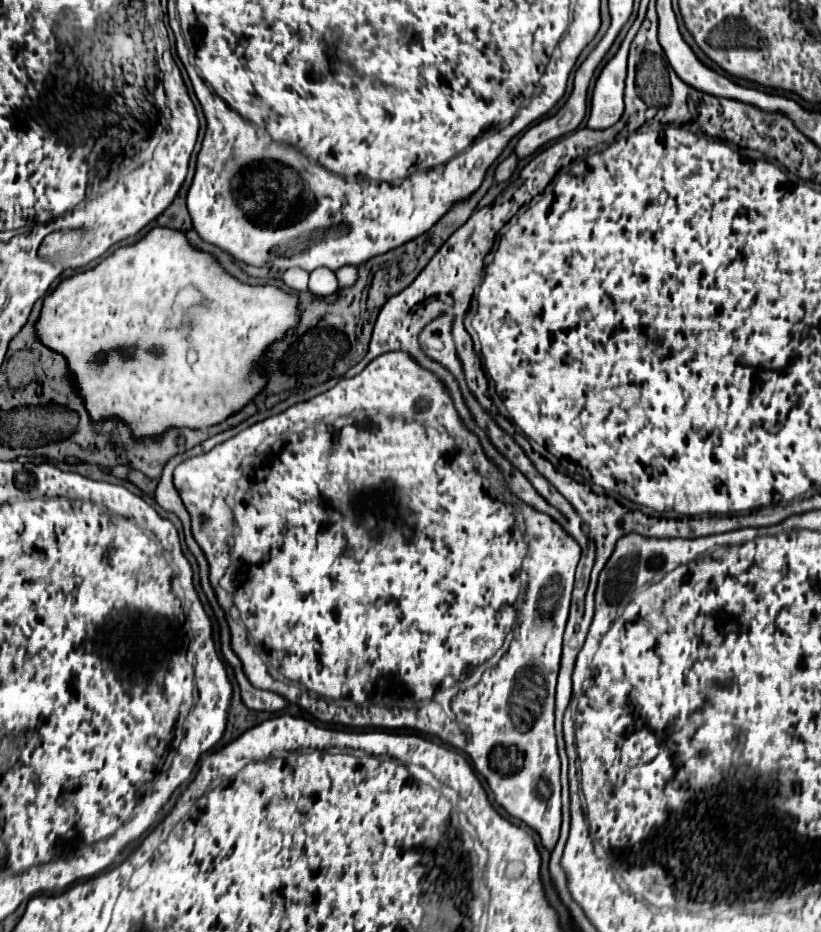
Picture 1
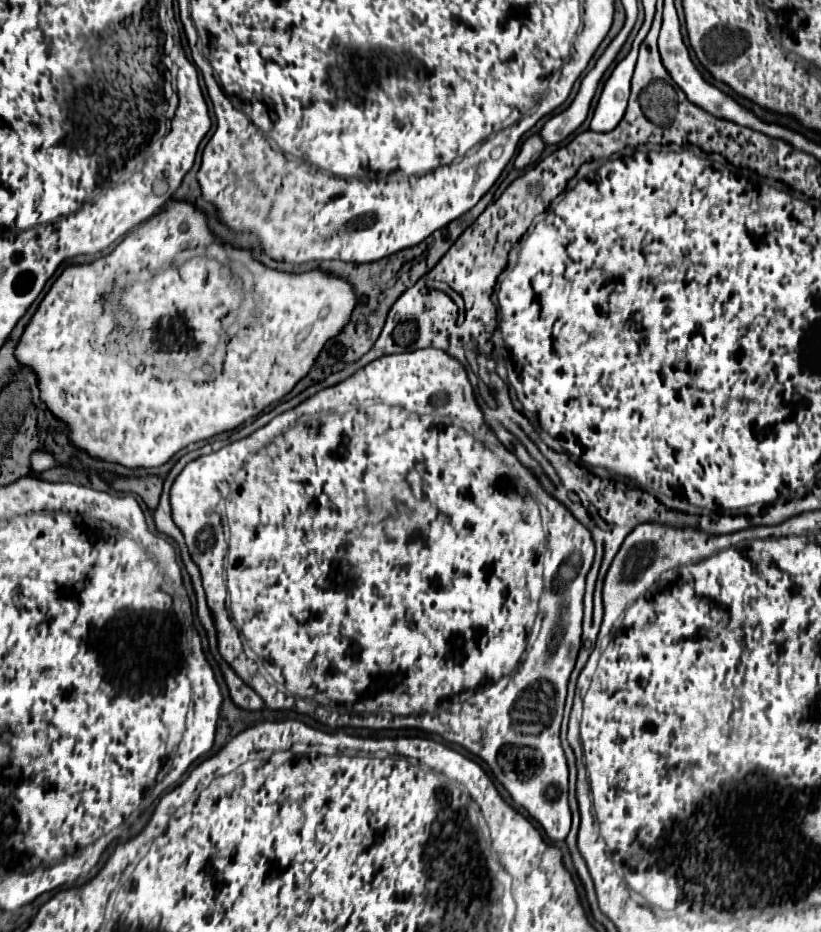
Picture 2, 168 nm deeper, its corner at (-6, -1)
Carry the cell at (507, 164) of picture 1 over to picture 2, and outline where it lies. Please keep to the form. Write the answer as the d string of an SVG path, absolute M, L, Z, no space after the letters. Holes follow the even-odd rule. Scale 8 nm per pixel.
M540 134L530 136L530 138L522 144L522 148L520 148L520 154L518 154L518 158L516 158L516 168L518 168L518 170L524 170L526 166L534 164L534 162L540 158L540 154L542 154L544 148L546 148L546 144L544 144L544 140L540 138Z

